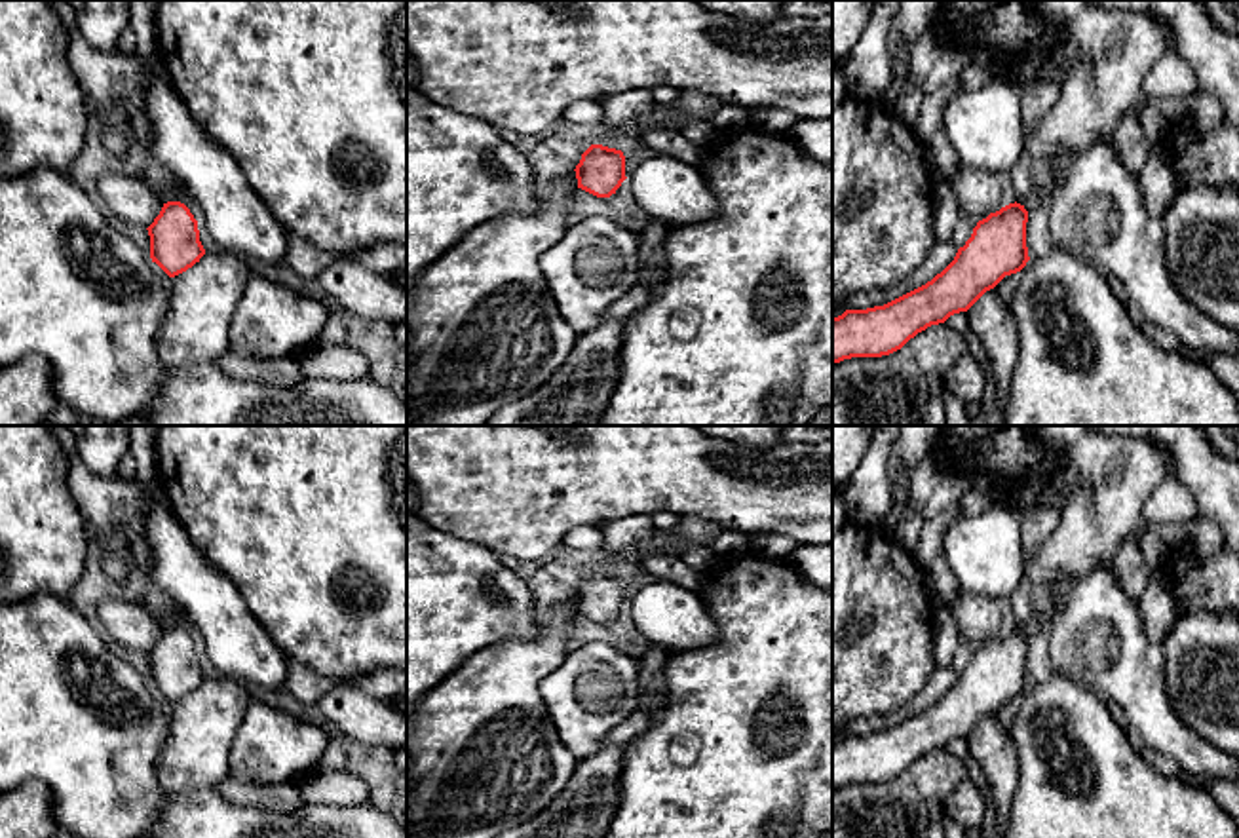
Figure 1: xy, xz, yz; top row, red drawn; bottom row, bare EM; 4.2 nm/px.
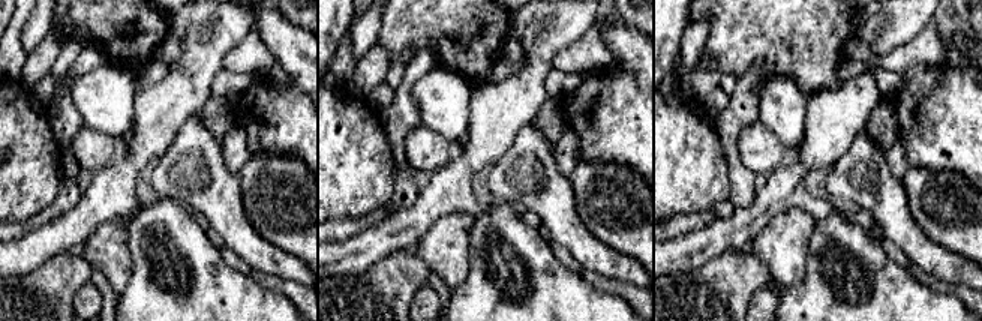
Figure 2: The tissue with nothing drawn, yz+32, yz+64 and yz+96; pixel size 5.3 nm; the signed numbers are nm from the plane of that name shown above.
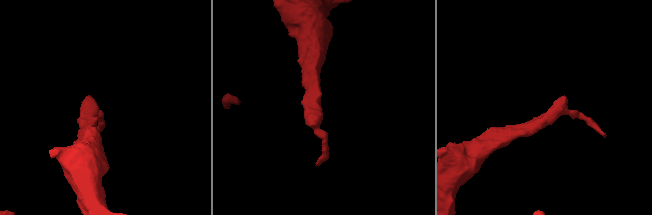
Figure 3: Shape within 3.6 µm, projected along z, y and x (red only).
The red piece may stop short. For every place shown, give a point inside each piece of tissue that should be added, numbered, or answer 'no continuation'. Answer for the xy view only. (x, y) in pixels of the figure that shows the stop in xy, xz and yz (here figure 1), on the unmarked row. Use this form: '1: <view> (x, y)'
no continuation

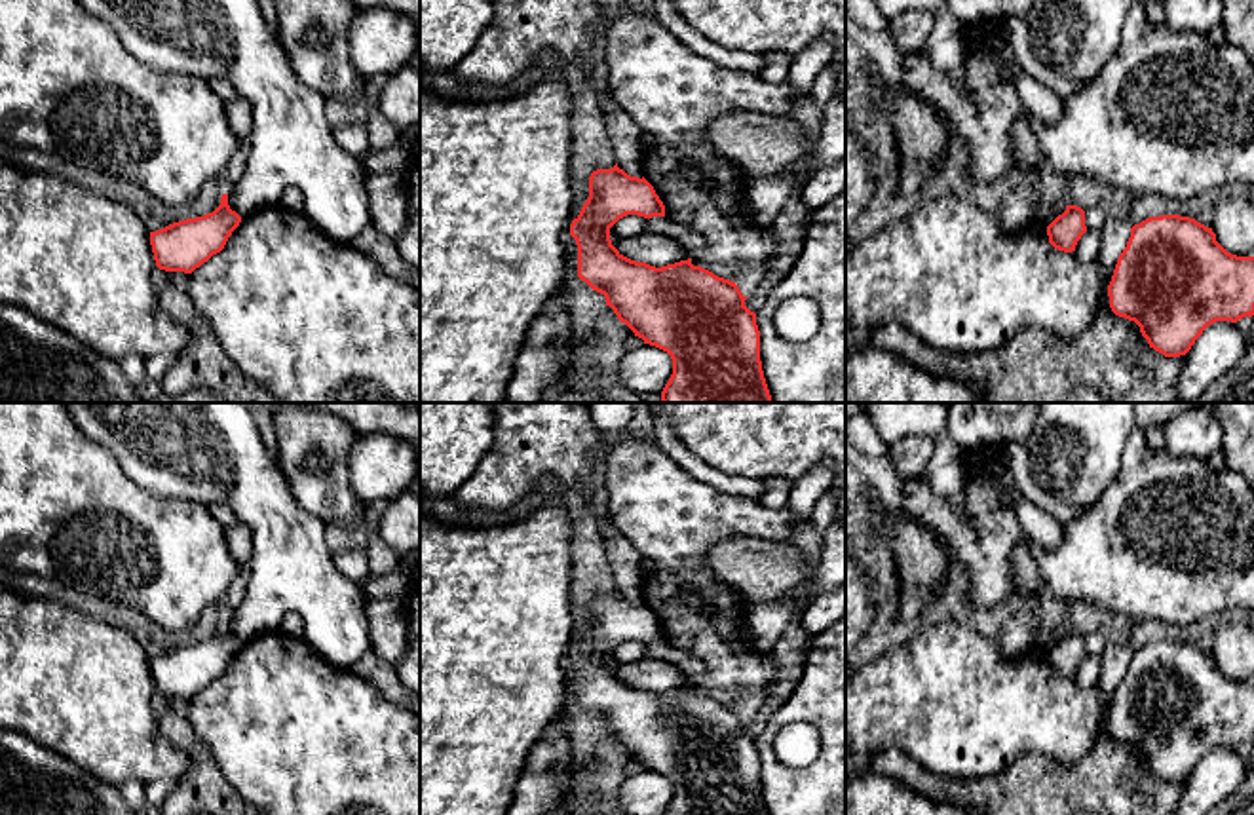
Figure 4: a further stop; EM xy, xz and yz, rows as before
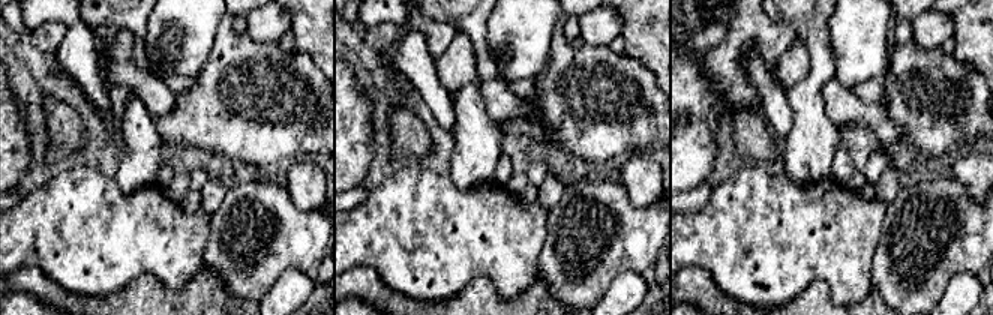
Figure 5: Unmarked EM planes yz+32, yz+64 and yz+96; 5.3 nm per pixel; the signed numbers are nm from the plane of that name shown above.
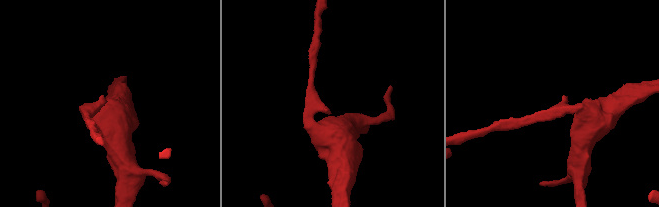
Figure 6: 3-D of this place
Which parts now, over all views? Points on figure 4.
no continuation

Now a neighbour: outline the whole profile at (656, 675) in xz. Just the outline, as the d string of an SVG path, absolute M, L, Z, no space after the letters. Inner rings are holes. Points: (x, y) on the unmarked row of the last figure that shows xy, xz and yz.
M646 657L633 663L610 665L612 671L619 676L619 680L636 688L646 688L656 693L690 684L682 669L663 659Z

